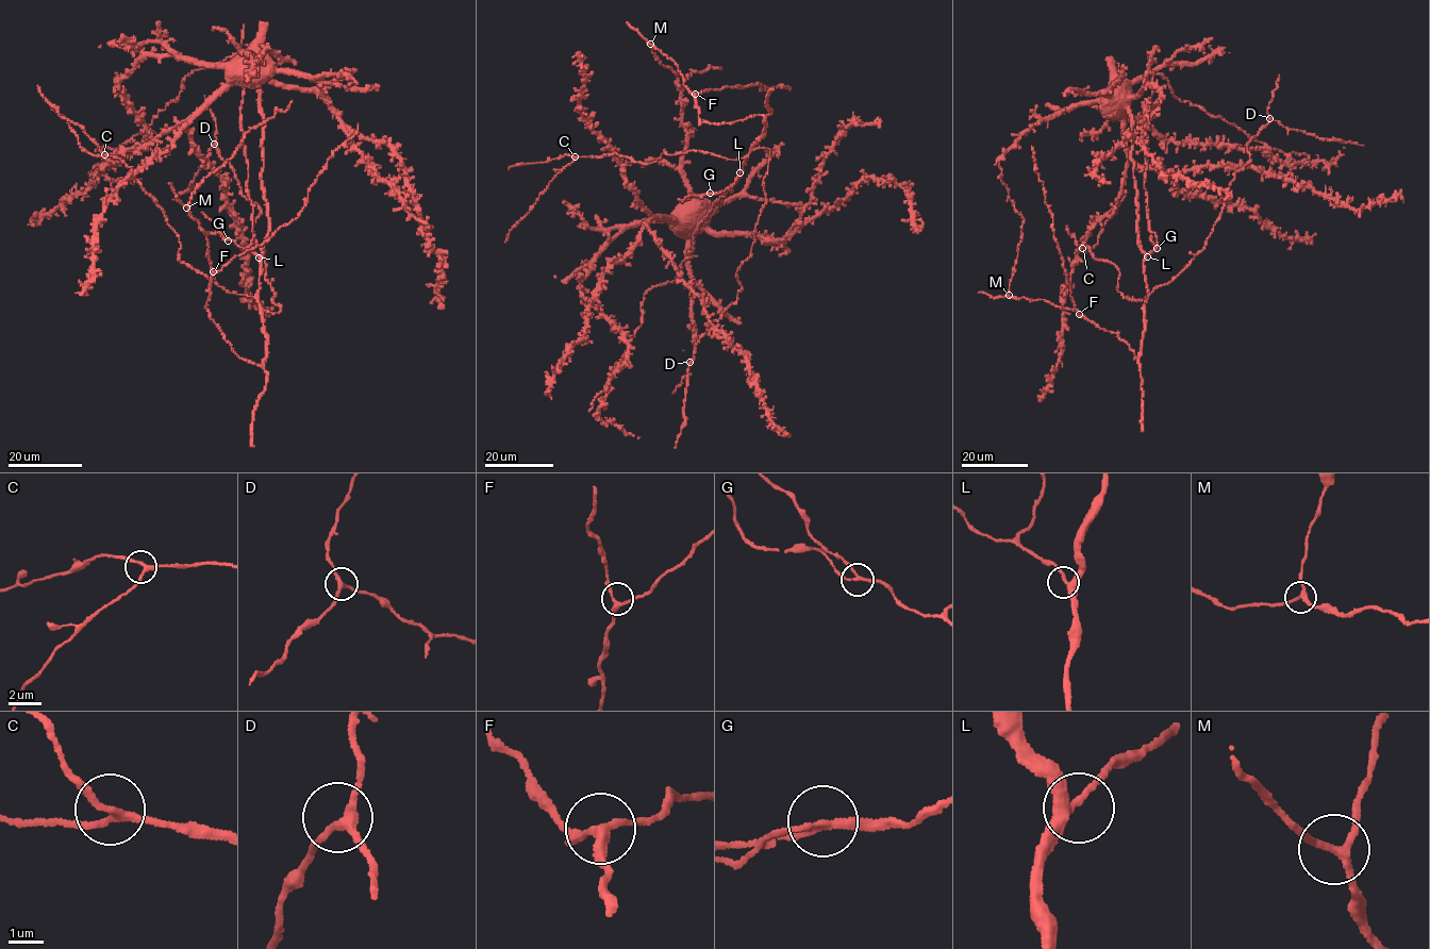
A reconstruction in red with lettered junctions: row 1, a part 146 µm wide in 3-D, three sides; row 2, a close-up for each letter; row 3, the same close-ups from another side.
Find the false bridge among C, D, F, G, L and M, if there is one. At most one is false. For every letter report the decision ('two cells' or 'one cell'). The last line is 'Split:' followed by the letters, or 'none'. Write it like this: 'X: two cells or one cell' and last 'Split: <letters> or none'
C: one cell
D: one cell
F: one cell
G: two cells
L: one cell
M: one cell
Split: G

